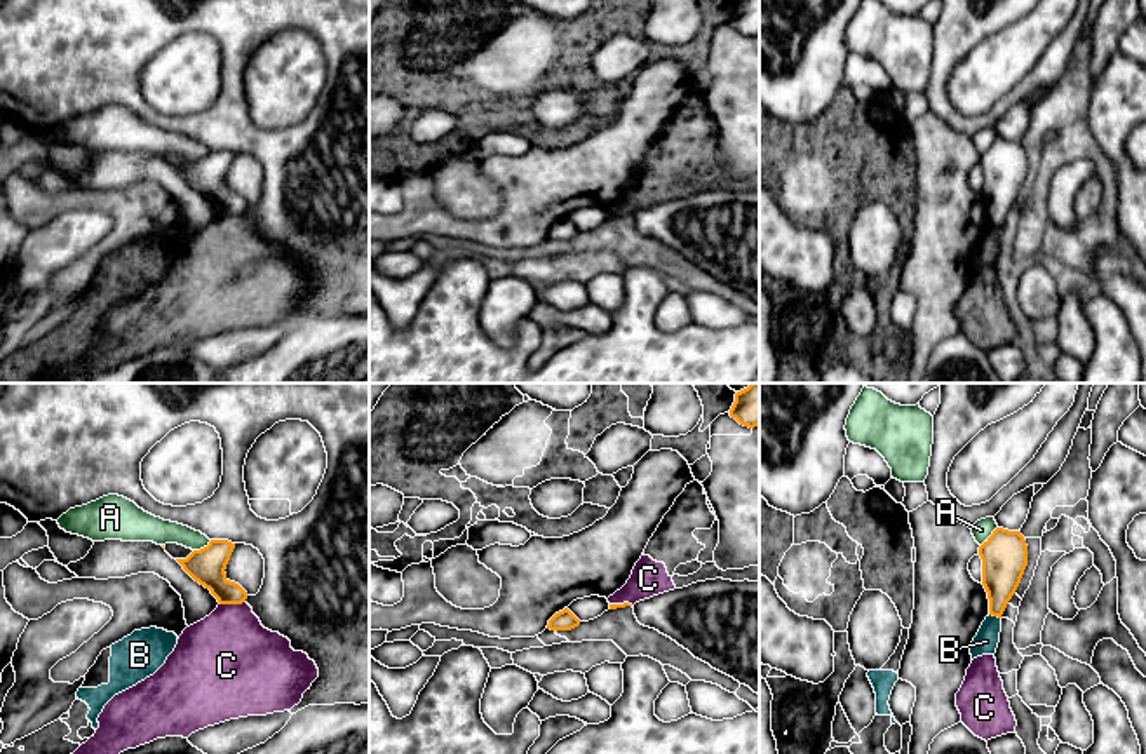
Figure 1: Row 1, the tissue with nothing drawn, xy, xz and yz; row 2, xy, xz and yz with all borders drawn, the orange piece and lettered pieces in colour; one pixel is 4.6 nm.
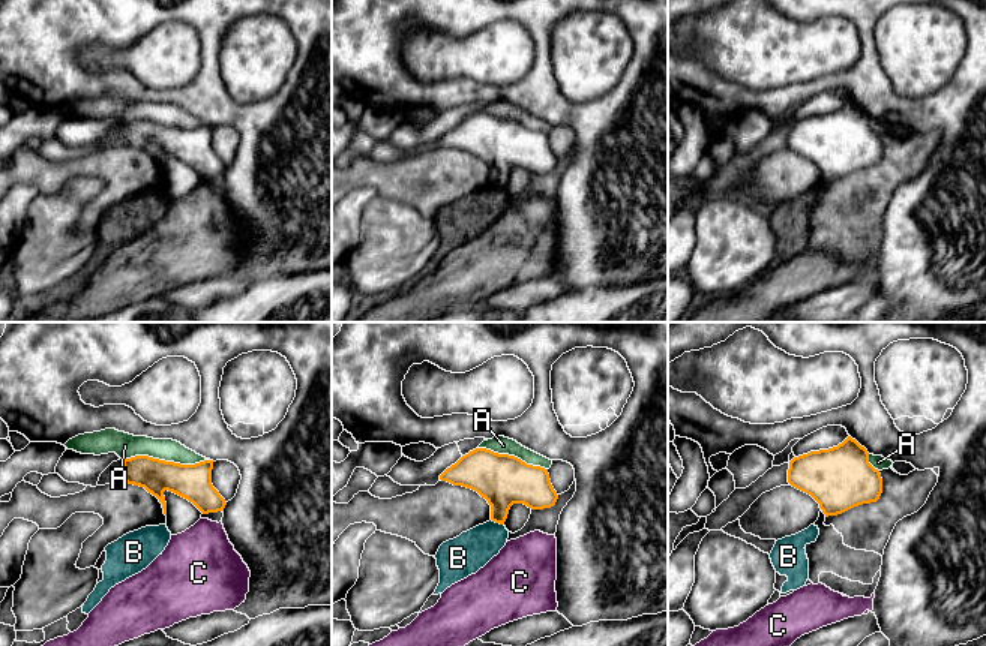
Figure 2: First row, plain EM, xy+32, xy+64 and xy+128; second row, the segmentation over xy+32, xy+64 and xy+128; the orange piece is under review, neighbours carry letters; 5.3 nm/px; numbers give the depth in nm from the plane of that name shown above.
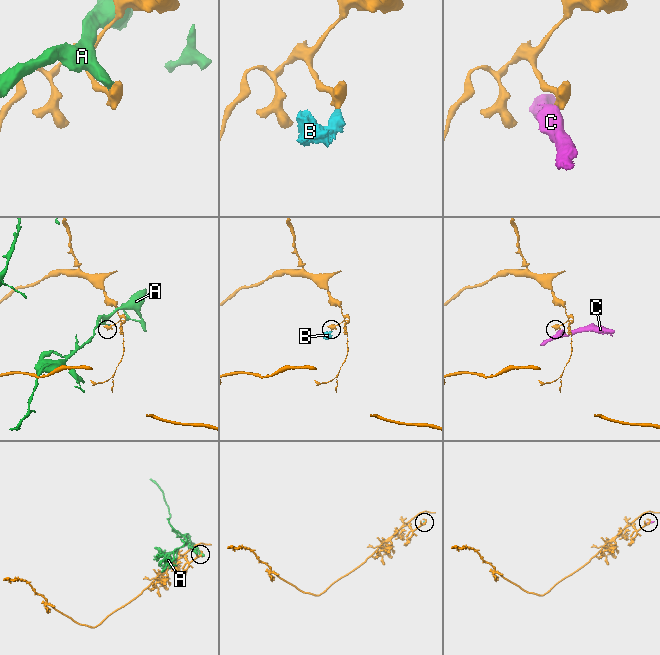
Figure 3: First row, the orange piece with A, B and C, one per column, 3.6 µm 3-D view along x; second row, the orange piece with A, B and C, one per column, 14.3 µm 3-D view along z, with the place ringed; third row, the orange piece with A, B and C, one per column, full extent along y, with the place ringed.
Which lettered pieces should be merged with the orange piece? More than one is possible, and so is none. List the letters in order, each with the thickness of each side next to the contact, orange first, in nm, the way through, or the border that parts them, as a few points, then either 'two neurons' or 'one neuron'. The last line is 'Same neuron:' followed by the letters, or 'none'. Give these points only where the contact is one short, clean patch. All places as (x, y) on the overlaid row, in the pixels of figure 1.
A: 220 nm thick on the orange side, 90 nm on the other; border along yz (997, 526), (981, 545); two neurons
B: 200 nm thick on the orange side, 110 nm on the other; border along yz (990, 613), (1000, 619); two neurons
C: 160 nm thick on the orange side, 420 nm on the other; border along xy (244, 601), (220, 605); two neurons
Same neuron: none

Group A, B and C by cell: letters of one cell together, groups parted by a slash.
A / B / C

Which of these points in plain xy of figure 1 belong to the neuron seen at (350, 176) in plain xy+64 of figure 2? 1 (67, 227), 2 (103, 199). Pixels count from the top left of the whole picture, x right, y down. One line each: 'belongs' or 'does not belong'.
1: does not belong
2: belongs

